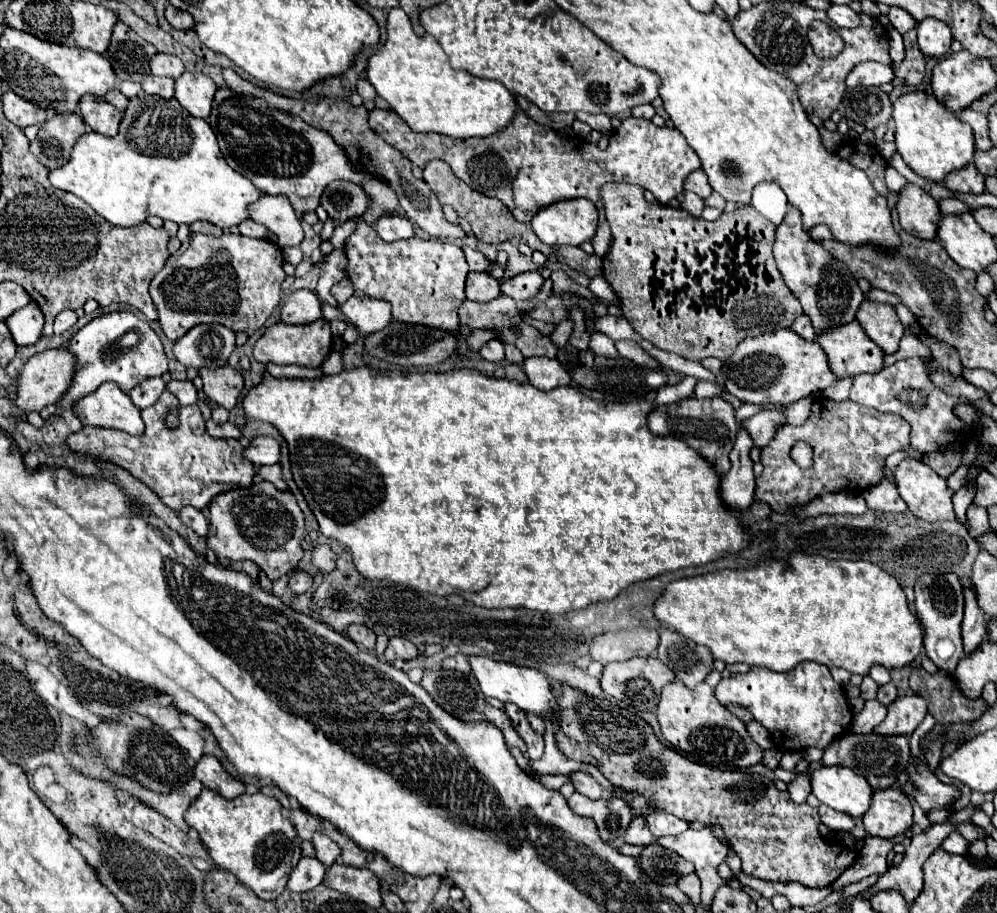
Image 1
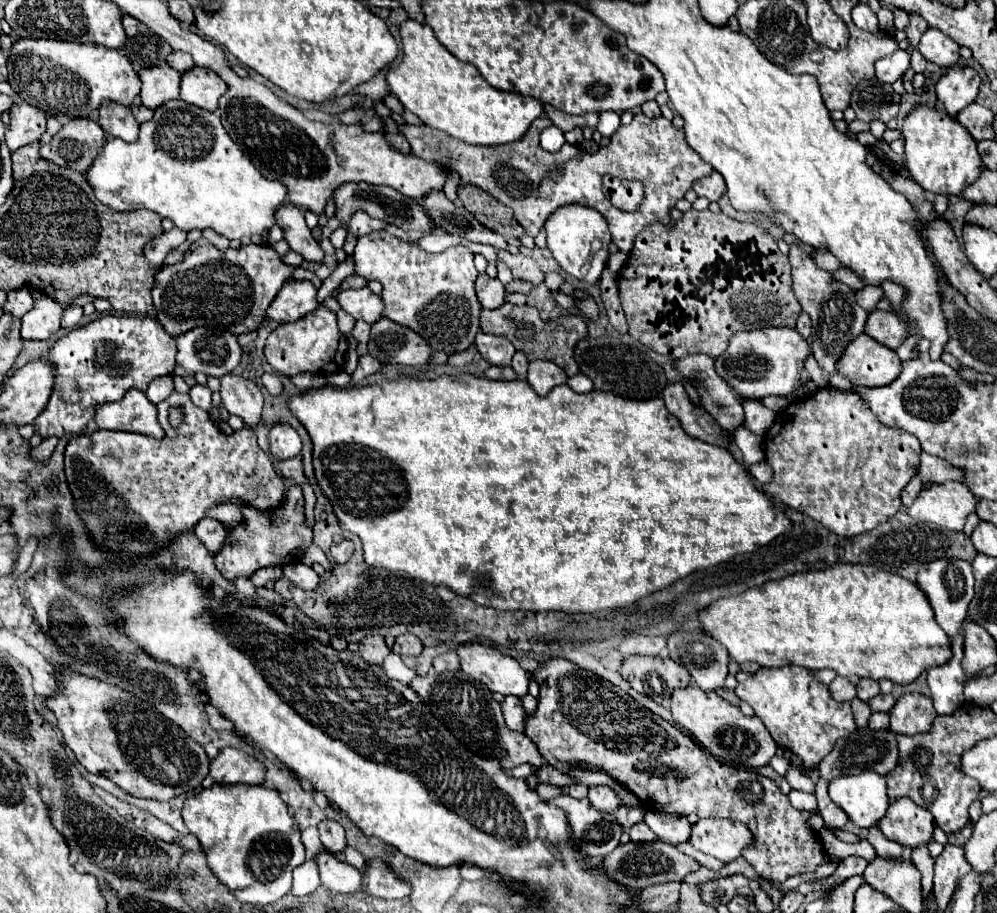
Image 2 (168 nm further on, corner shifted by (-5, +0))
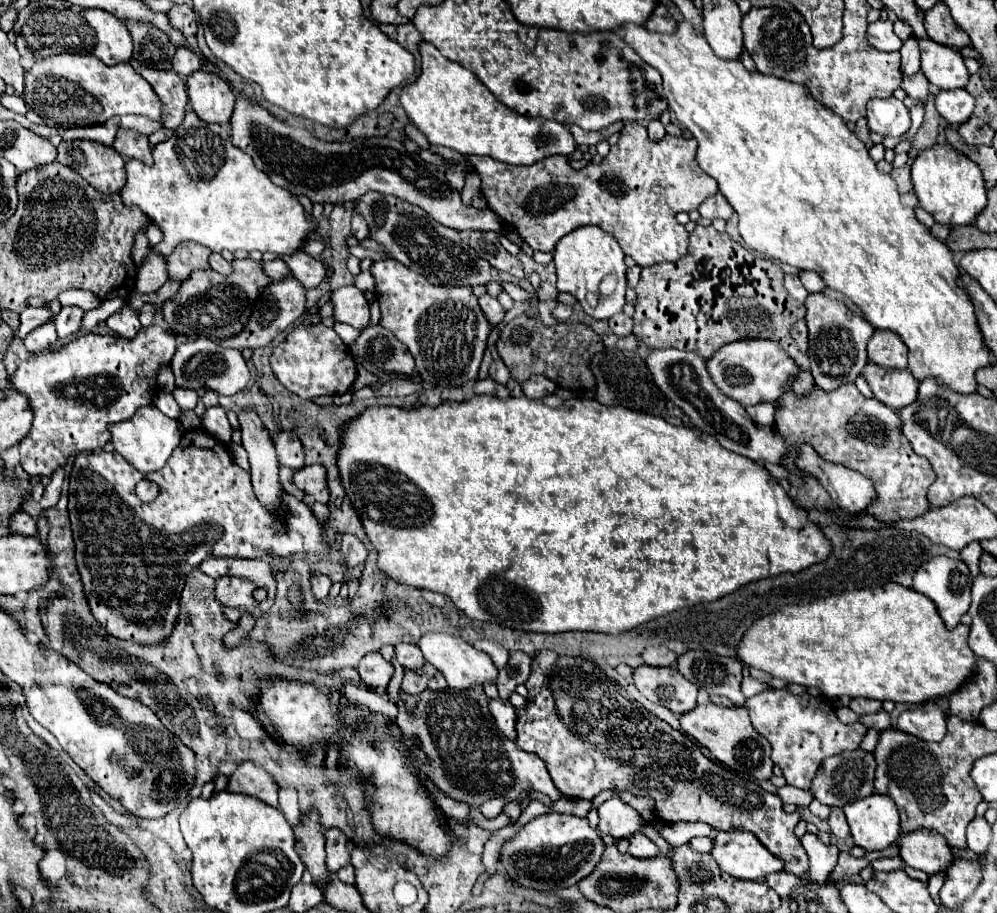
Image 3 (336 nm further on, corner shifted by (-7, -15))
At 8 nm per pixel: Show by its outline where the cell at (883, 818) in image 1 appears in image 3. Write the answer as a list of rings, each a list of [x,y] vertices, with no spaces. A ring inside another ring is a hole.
[[[918,829],[912,833],[904,833],[898,843],[904,863],[924,871],[926,875],[948,871],[956,861],[952,847],[948,847],[946,839],[938,831]]]

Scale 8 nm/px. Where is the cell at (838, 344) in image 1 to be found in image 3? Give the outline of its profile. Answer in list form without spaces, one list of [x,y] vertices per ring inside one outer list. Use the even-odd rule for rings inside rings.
[[[868,363],[862,375],[872,387],[874,397],[884,405],[892,407],[894,411],[912,405],[912,401],[916,401],[918,397],[918,381],[906,369],[884,369]]]

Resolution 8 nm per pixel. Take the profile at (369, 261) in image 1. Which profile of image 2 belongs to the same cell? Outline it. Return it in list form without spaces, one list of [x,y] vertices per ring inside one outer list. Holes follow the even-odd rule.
[[[380,230],[358,238],[354,264],[358,276],[378,280],[382,284],[386,318],[414,328],[414,332],[430,342],[432,350],[454,354],[470,348],[476,332],[480,330],[478,316],[482,306],[474,292],[474,280],[478,276],[474,254],[466,246],[452,246],[440,254],[432,254],[418,244]]]

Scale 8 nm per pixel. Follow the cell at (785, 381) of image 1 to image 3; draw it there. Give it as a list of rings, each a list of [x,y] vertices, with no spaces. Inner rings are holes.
[[[742,339],[736,343],[728,343],[712,355],[712,359],[706,361],[708,373],[716,387],[730,399],[746,405],[756,405],[764,401],[776,401],[786,389],[786,383],[798,373],[796,361],[780,349],[774,341],[762,341],[762,339]]]

